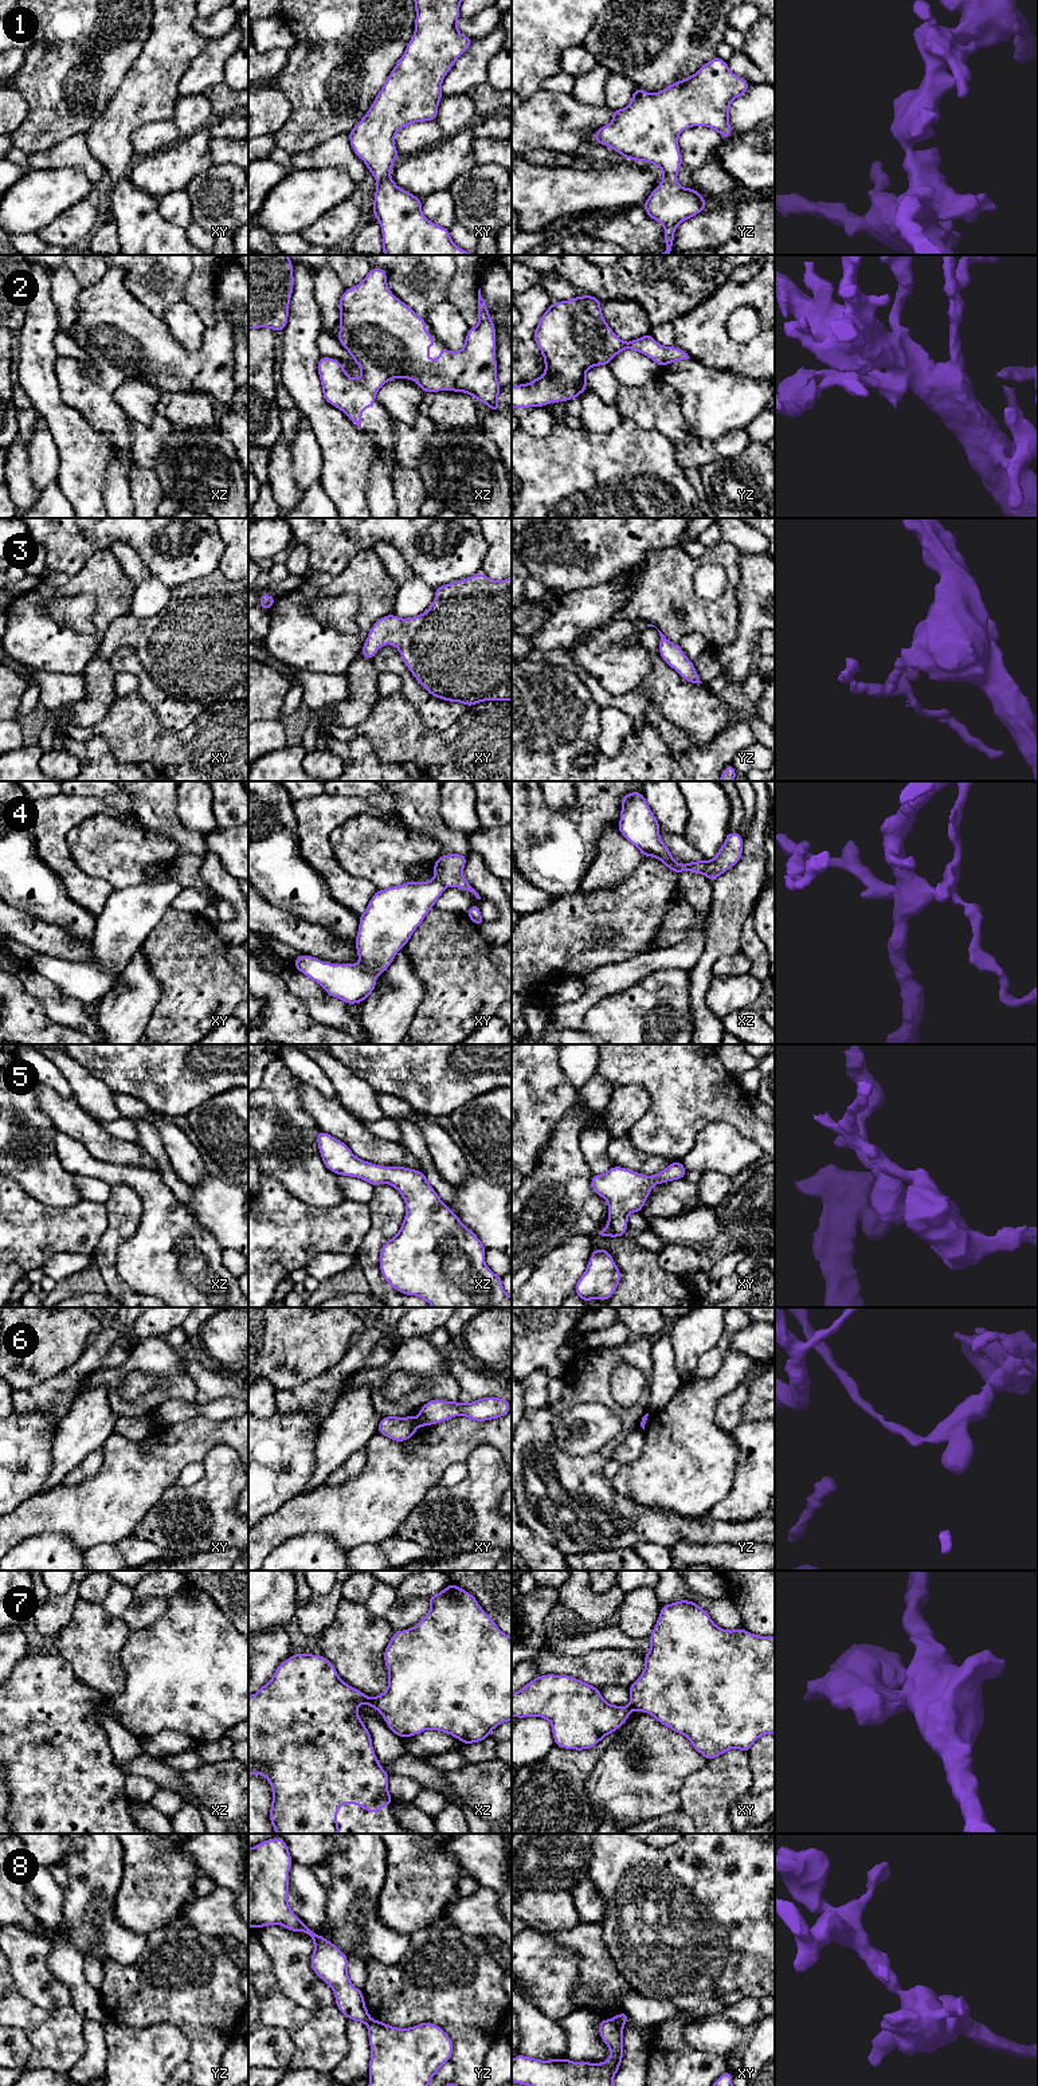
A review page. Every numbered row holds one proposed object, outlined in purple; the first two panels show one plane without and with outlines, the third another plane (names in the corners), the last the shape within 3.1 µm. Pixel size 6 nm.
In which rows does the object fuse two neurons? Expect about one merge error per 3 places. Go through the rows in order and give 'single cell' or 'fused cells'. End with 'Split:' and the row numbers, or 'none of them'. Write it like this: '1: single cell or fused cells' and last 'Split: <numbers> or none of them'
1: single cell
2: single cell
3: single cell
4: fused cells
5: single cell
6: fused cells
7: fused cells
8: fused cells
Split: 4, 6, 7, 8

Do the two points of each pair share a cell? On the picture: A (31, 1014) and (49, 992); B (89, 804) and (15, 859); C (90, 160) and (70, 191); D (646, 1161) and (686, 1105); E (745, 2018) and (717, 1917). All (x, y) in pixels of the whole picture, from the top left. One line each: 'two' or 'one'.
A: two
B: two
C: two
D: two
E: two

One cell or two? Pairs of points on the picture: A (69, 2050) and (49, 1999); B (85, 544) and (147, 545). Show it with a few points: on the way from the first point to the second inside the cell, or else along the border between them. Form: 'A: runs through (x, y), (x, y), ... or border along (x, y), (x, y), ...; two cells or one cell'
A: border along (23, 1996), (44, 2008), (71, 2006); two cells
B: runs through (100, 533), (132, 533); one cell

